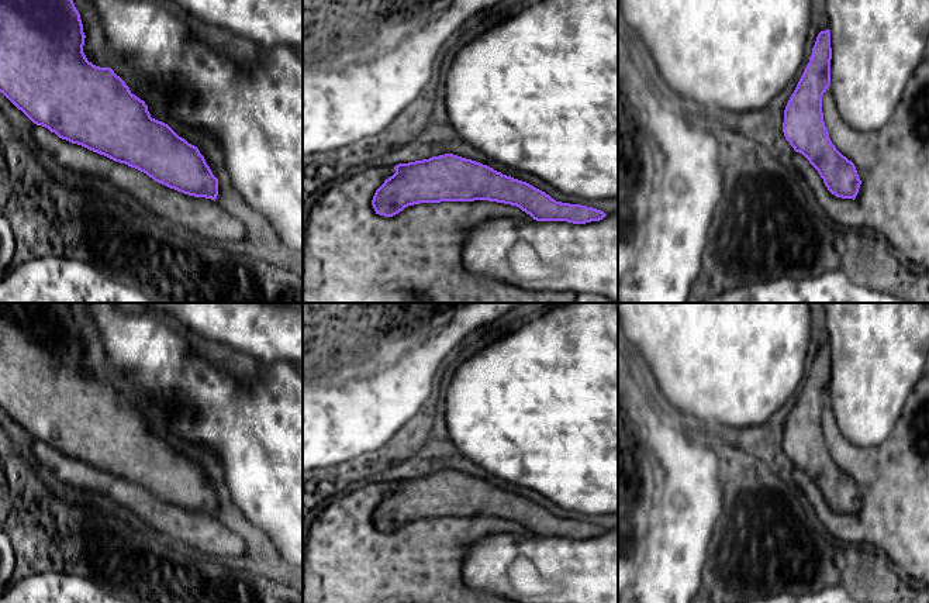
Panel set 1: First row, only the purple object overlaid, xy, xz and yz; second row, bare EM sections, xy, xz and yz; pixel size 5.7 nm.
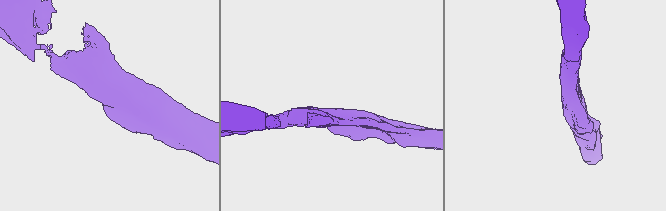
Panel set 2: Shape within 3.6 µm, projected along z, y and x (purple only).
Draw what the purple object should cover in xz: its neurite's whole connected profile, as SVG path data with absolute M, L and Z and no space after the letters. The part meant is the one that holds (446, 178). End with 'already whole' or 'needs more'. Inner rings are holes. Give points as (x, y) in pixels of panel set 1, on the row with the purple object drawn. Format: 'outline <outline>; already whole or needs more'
outline M453 154L398 163L394 169L396 173L384 180L384 183L376 190L372 200L376 214L384 217L393 217L405 207L419 203L474 200L488 200L517 206L536 221L567 221L573 224L586 224L600 221L607 216L604 211L593 207L556 201L549 194L526 182L503 175L487 165Z; already whole

